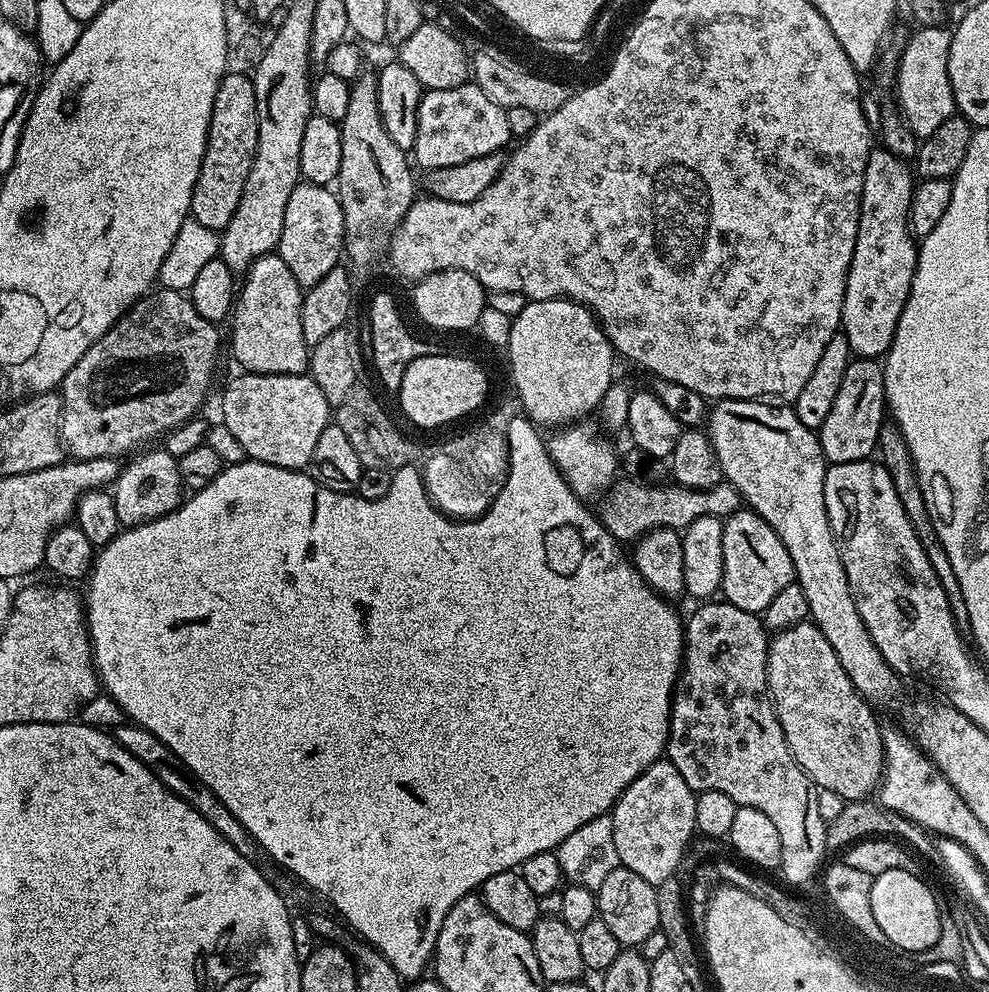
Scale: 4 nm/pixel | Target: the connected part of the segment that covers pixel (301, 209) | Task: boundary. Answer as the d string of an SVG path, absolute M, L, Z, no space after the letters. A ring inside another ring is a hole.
M297 184L294 194L290 194L290 202L286 202L286 218L282 218L282 238L278 249L278 255L282 262L286 262L290 274L294 274L301 289L306 290L338 267L345 252L344 215L339 195L323 184Z

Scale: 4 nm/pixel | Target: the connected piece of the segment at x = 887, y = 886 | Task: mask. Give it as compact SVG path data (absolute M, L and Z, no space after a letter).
M894 869L878 874L872 881L870 910L874 910L874 919L890 942L903 951L927 952L940 943L939 916L942 912L935 905L931 887L920 879L917 874Z

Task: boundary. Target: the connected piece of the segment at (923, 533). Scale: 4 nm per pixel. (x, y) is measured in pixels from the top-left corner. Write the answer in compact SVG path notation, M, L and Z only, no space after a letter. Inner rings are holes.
M885 422L882 426L878 452L879 455L884 455L882 463L890 474L890 482L894 482L894 491L898 493L898 502L902 502L902 510L906 510L906 518L910 518L910 526L914 526L914 534L918 534L918 542L922 542L926 554L930 558L930 566L934 566L934 574L938 574L942 590L946 590L948 605L954 614L957 626L961 630L967 629L968 611L966 610L966 598L962 598L962 586L958 586L958 578L954 578L954 566L950 566L950 558L934 530L934 522L928 513L926 498L922 494L922 486L916 473L910 448L906 446L906 438L900 433L900 429L896 427L895 423Z

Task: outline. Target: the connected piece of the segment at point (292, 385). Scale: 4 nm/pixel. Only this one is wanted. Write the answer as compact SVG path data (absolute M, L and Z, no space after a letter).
M239 374L224 388L219 419L234 434L249 460L279 468L304 470L314 458L314 446L330 422L326 394L308 374Z

